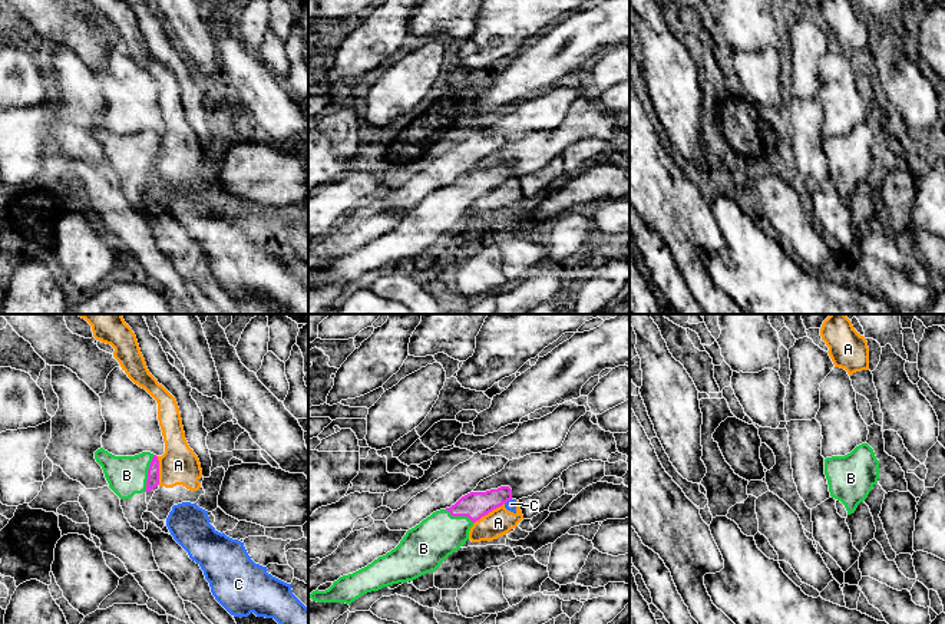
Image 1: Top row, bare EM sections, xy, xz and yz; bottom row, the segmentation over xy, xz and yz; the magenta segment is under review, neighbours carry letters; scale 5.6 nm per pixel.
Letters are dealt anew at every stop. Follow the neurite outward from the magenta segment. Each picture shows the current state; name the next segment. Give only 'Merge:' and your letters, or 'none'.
Merge: B

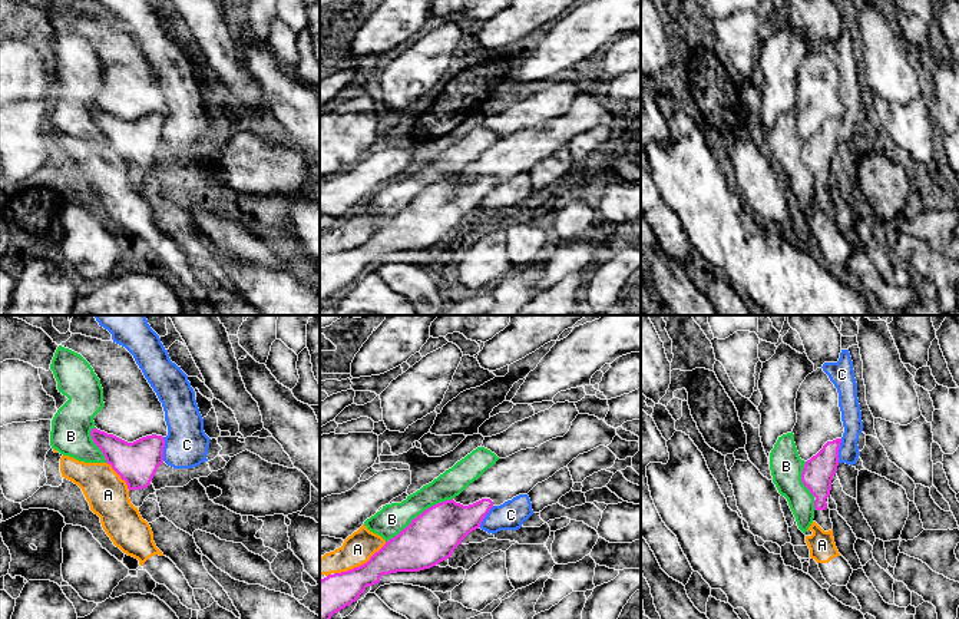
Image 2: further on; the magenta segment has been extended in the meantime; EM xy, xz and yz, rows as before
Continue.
Merge: none

